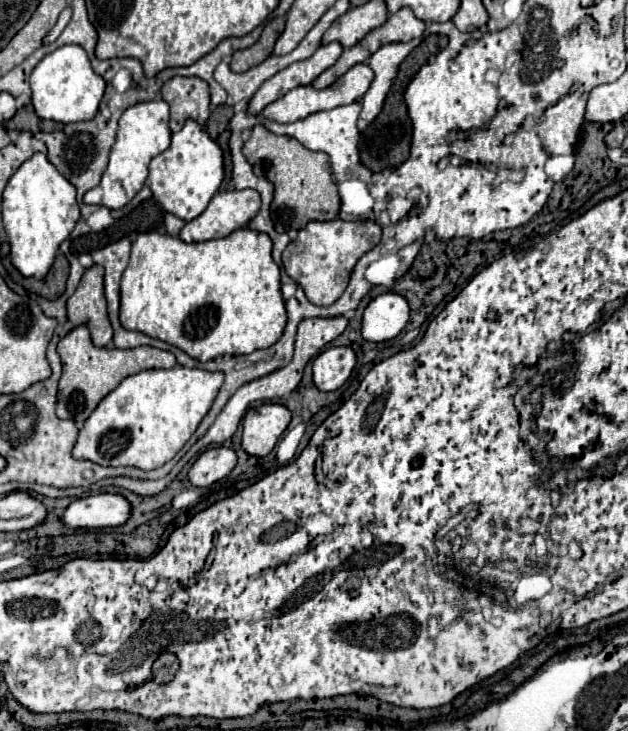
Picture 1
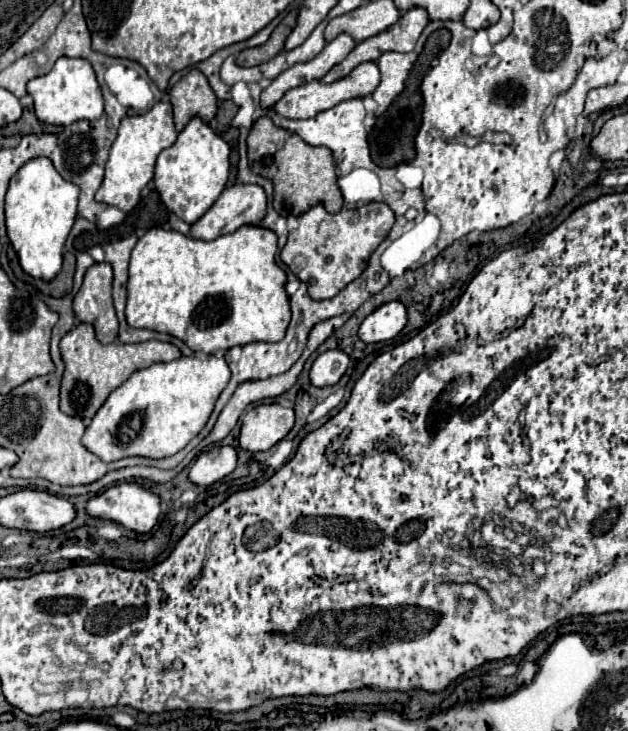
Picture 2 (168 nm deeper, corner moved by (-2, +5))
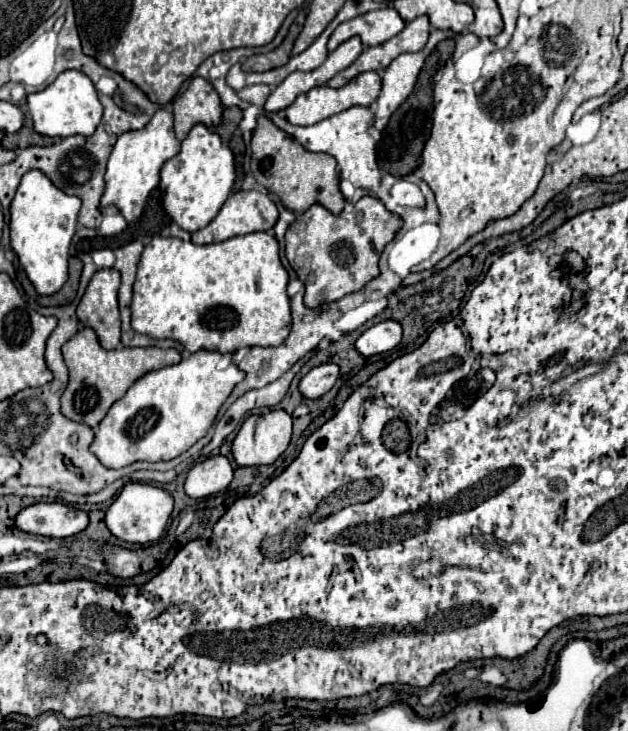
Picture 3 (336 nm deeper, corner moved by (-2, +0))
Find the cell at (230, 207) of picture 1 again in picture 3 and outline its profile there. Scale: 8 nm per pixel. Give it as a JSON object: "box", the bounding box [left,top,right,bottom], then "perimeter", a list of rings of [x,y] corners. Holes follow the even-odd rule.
{"box":[191,190,279,244],"perimeter":[[[239,190],[227,198],[227,202],[223,204],[223,208],[219,210],[219,214],[215,216],[215,220],[209,226],[191,234],[191,240],[195,244],[213,244],[213,242],[223,242],[227,238],[241,236],[241,234],[267,232],[275,226],[277,218],[279,218],[277,204],[273,202],[273,198],[267,190]]]}

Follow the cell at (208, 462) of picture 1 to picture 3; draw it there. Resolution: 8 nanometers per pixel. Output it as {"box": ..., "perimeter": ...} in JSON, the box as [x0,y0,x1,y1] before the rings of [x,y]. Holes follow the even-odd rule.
{"box":[185,456,233,498],"perimeter":[[[211,456],[195,464],[185,480],[185,494],[189,498],[205,498],[223,492],[233,480],[233,468],[225,456]]]}

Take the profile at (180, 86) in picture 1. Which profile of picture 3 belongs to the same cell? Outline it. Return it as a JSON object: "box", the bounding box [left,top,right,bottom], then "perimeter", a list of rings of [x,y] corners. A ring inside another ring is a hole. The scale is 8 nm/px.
{"box":[173,78,223,140],"perimeter":[[[193,78],[189,88],[173,100],[173,114],[175,134],[179,140],[185,140],[195,124],[205,124],[213,130],[221,122],[223,108],[211,82],[205,78]]]}

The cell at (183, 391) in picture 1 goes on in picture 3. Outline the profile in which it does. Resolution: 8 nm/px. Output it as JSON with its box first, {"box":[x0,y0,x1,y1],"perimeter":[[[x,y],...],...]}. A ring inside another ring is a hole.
{"box":[91,350,245,468],"perimeter":[[[199,350],[179,364],[153,370],[139,378],[101,420],[91,452],[103,466],[123,468],[137,460],[173,460],[189,450],[207,434],[221,404],[229,398],[235,384],[245,378],[245,372],[233,364],[233,354],[229,354],[229,366],[223,370],[219,368],[221,358],[223,354],[215,350]]]}

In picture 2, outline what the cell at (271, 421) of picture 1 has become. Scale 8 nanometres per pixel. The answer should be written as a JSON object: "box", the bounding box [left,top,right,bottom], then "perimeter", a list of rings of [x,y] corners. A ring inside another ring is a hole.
{"box":[239,403,293,451],"perimeter":[[[269,403],[255,405],[243,415],[239,443],[247,451],[269,451],[293,427],[293,409]]]}

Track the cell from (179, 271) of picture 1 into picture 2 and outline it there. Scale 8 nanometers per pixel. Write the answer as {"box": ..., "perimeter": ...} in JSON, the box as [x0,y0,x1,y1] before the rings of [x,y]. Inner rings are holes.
{"box":[127,225,291,353],"perimeter":[[[259,225],[239,227],[235,233],[213,241],[191,239],[177,231],[153,227],[137,241],[129,263],[127,323],[137,329],[153,329],[181,339],[189,349],[215,353],[253,341],[281,341],[291,321],[289,297],[285,293],[285,271],[275,263],[277,235]]]}

